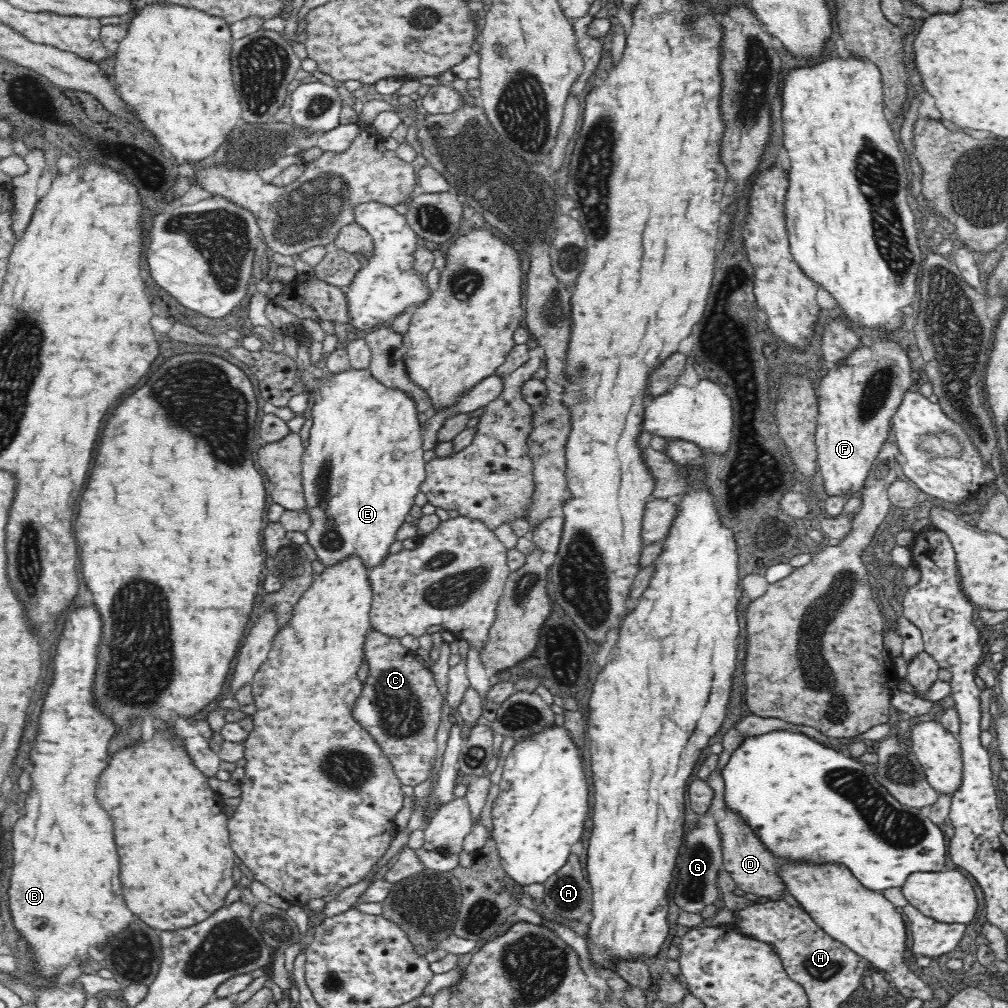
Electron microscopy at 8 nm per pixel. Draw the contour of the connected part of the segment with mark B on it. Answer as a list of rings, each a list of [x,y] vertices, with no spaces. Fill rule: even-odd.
[[[94,604],[90,606],[80,606],[80,608],[74,608],[74,610],[68,610],[68,616],[64,618],[64,627],[62,633],[60,633],[60,640],[58,640],[58,646],[56,646],[56,656],[52,660],[54,664],[54,678],[52,678],[52,684],[46,692],[46,698],[44,698],[44,708],[40,712],[40,720],[38,720],[38,736],[34,740],[34,746],[30,750],[30,760],[32,760],[31,772],[31,787],[27,792],[25,799],[26,815],[18,818],[16,826],[14,826],[14,834],[12,834],[13,844],[13,871],[10,877],[10,887],[8,889],[9,894],[9,911],[13,920],[13,925],[17,931],[21,934],[22,938],[26,939],[26,942],[32,947],[36,956],[33,960],[35,962],[35,968],[39,970],[40,980],[55,980],[56,976],[72,962],[73,958],[79,958],[80,964],[85,960],[91,959],[88,956],[88,948],[90,946],[96,946],[100,950],[107,942],[108,939],[117,932],[122,932],[128,924],[130,924],[136,916],[128,908],[126,904],[123,890],[120,882],[120,876],[118,876],[118,855],[117,848],[114,846],[114,832],[112,830],[113,822],[108,812],[106,812],[99,803],[96,794],[97,783],[96,780],[100,778],[102,770],[108,766],[108,744],[110,744],[110,738],[116,734],[116,726],[114,722],[102,714],[94,700],[92,700],[92,686],[94,686],[94,676],[96,676],[96,668],[98,668],[98,644],[100,644],[100,638],[102,638],[102,618],[96,610]]]

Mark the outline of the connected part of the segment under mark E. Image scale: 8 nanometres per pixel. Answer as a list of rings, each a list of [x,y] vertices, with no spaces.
[[[350,368],[338,374],[326,374],[322,380],[318,381],[319,385],[316,392],[310,394],[312,403],[312,427],[310,428],[310,435],[308,446],[305,446],[304,454],[302,455],[301,481],[303,486],[303,493],[305,496],[305,511],[310,515],[311,525],[306,530],[307,542],[315,550],[318,560],[320,560],[326,567],[334,566],[338,562],[342,562],[348,556],[358,556],[365,568],[372,570],[380,564],[384,564],[384,558],[388,558],[389,546],[396,540],[396,532],[402,526],[404,517],[408,516],[410,508],[414,504],[414,497],[418,494],[419,486],[424,482],[426,476],[426,461],[422,458],[424,450],[422,449],[423,436],[420,422],[418,421],[418,411],[416,408],[416,401],[408,395],[408,393],[394,388],[385,387],[378,379],[375,379],[370,373],[370,369],[357,370]]]

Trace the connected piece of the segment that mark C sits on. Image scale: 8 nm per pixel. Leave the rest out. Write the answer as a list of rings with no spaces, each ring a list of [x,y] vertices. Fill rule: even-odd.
[[[370,628],[364,645],[364,664],[368,664],[368,676],[362,686],[360,700],[356,700],[351,711],[351,717],[360,723],[379,744],[382,752],[392,763],[392,768],[401,784],[418,786],[428,780],[436,760],[436,732],[442,714],[444,698],[434,681],[430,669],[422,667],[414,659],[411,650],[404,647],[398,638],[385,636]]]

